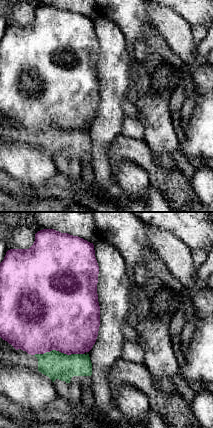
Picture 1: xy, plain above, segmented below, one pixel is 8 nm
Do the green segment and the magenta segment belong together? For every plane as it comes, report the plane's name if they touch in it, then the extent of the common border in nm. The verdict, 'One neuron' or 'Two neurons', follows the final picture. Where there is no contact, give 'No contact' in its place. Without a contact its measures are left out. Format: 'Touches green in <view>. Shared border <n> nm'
Touches green in xy. Shared border 400 nm

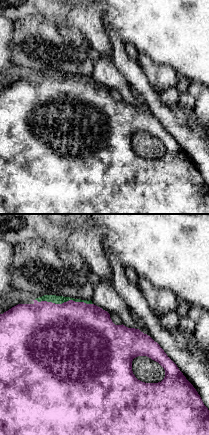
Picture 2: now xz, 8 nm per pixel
Touches green in xz. Shared border 460 nm

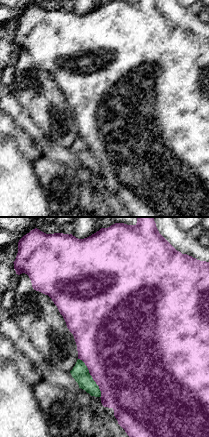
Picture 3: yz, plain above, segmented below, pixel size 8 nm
Touches green in yz. Shared border 360 nm

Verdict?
Two neurons

